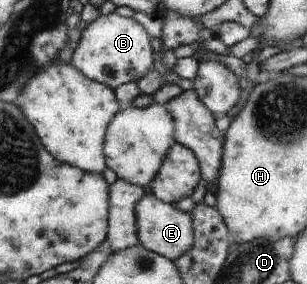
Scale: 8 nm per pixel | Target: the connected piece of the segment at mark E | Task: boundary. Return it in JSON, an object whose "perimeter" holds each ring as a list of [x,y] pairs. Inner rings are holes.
{"perimeter":[[[147,194],[139,201],[136,208],[138,220],[138,237],[140,243],[150,251],[177,262],[181,255],[191,249],[193,242],[193,229],[190,216],[179,211],[173,204],[164,203],[154,194]]]}

